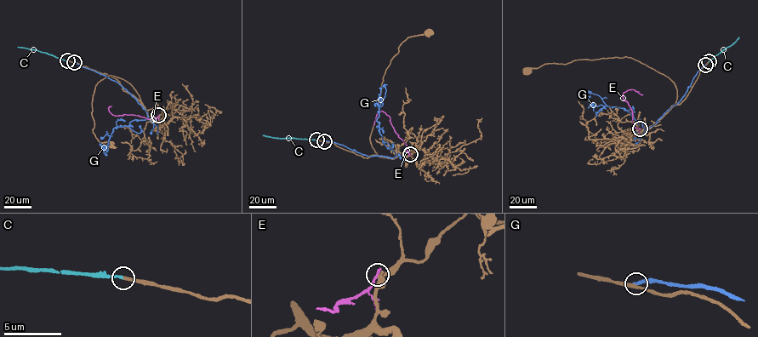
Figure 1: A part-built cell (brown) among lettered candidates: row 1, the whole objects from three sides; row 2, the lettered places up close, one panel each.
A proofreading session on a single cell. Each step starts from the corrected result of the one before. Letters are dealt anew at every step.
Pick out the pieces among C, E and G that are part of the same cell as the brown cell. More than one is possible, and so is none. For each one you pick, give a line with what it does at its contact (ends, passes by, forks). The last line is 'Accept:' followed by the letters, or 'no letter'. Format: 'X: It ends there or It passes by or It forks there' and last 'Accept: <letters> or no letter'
C: It ends there
Accept: C

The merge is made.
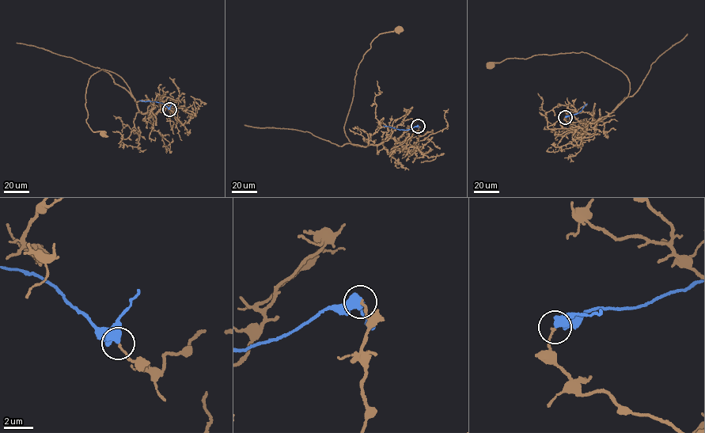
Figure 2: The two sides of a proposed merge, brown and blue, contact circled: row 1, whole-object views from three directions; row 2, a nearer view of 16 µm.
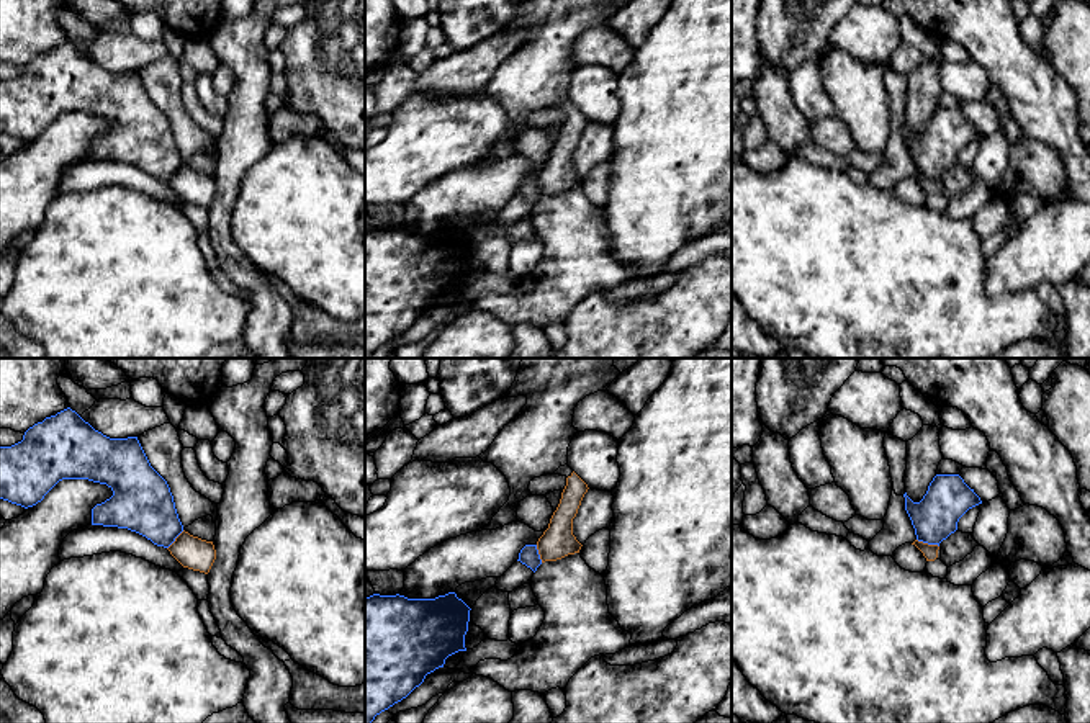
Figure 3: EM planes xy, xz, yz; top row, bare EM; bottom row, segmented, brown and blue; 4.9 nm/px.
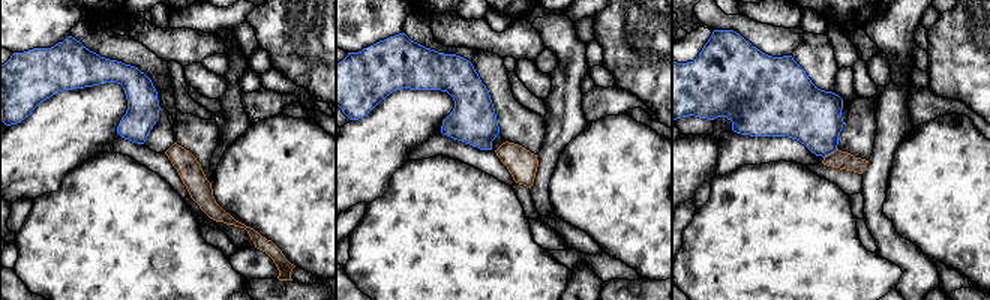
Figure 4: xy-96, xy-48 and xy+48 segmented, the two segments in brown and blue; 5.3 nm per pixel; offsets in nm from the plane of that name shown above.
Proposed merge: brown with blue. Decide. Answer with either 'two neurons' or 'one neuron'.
two neurons

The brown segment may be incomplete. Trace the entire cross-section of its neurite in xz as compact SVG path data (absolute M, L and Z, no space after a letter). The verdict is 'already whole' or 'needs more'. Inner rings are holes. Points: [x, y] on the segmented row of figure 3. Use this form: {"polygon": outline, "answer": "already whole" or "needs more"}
{"polygon": "M574 471L566 478L560 504L550 519L548 528L537 541L542 563L579 553L583 545L573 535L573 519L588 489L588 484Z", "answer": "already whole"}

